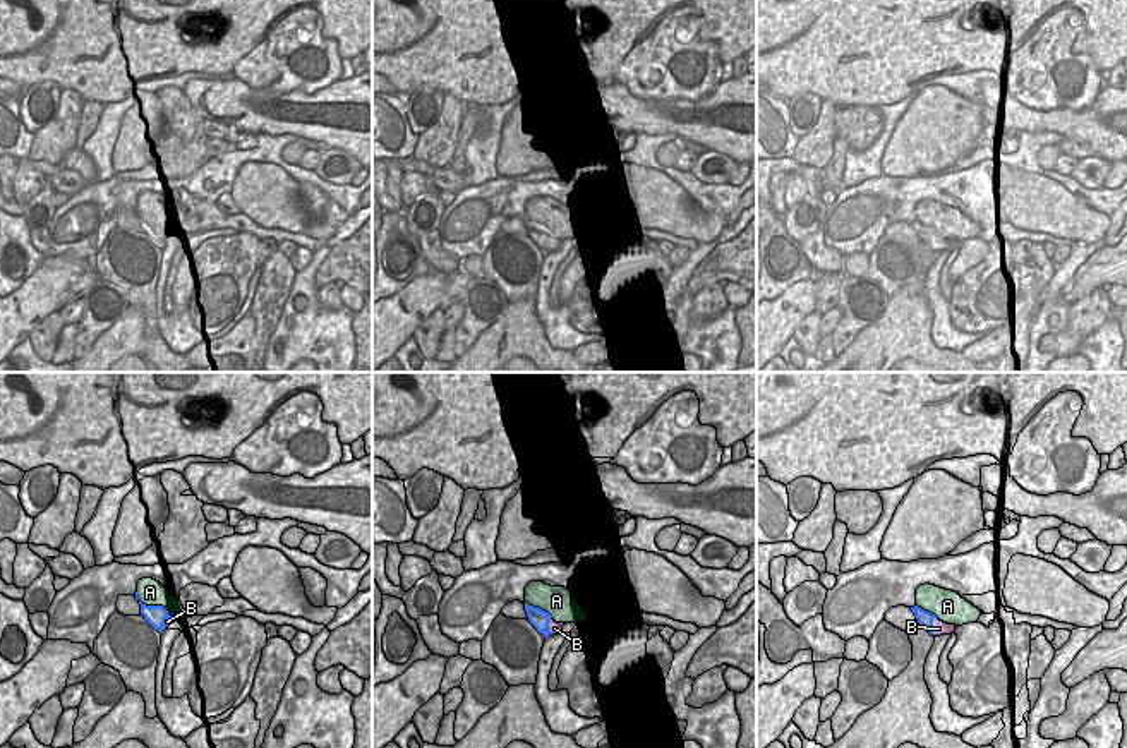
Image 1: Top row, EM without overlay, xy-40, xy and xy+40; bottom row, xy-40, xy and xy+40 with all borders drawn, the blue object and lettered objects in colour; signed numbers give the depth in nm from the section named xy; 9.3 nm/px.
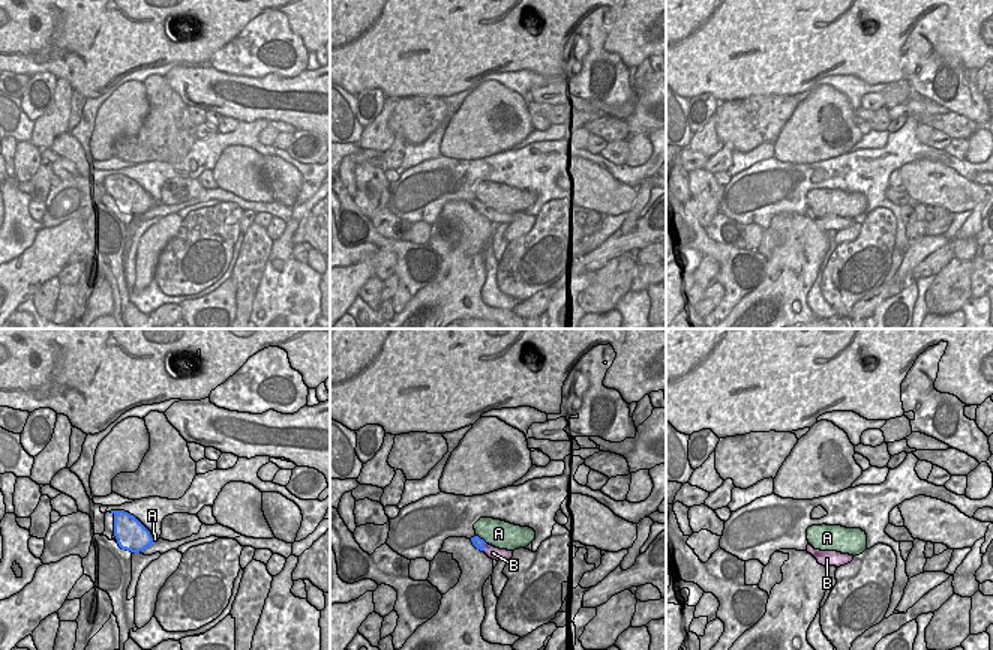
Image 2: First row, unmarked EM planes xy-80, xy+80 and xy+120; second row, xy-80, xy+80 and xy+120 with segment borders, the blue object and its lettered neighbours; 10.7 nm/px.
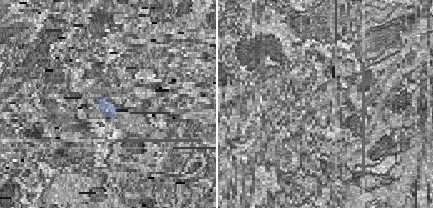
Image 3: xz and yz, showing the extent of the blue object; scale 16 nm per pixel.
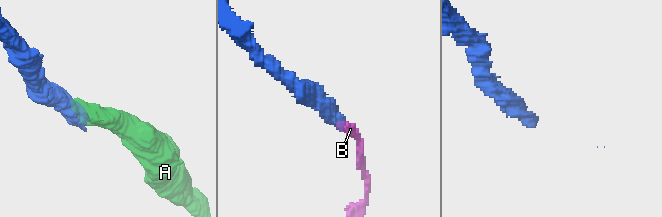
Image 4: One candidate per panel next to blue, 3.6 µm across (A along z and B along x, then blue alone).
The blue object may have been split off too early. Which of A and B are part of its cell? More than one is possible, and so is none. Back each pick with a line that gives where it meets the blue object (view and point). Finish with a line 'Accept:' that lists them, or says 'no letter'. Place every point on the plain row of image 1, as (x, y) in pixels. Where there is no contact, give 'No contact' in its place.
A: Touches blue at xy-40 (153, 222)
Accept: A.

